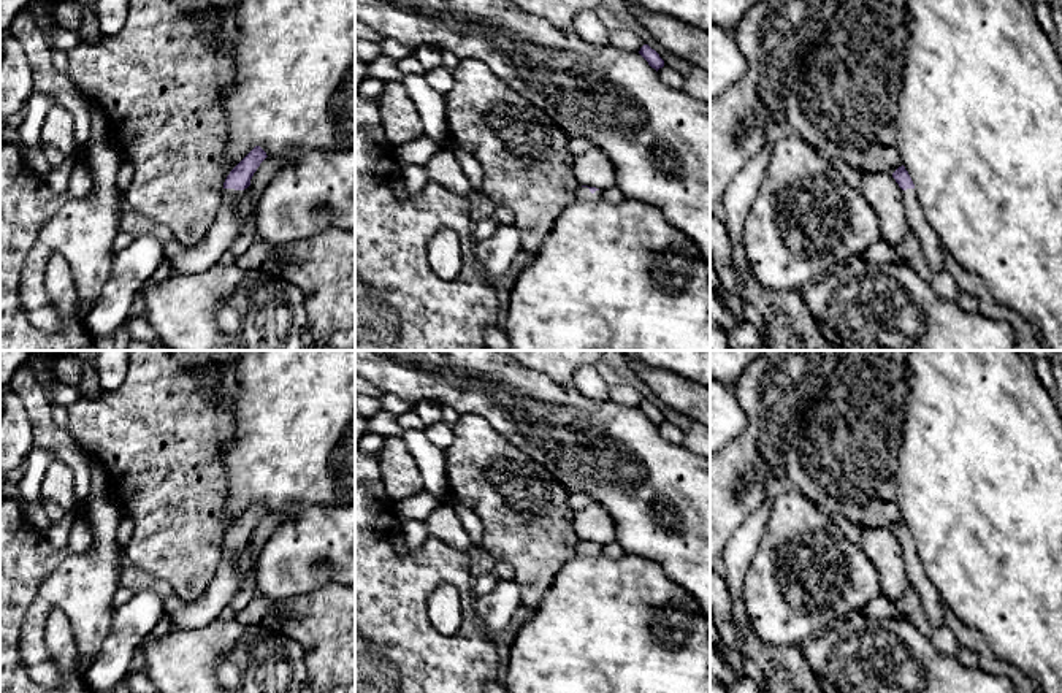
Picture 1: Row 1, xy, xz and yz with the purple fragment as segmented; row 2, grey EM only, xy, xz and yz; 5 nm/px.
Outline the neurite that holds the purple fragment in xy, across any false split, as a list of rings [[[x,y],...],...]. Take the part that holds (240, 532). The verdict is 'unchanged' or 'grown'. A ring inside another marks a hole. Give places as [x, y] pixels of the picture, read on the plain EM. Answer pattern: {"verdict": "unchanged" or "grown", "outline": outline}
{"verdict": "grown", "outline": [[[255,501],[227,531],[222,555],[236,558],[250,541],[254,528],[266,512],[266,507],[260,501]]]}

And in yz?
{"verdict": "grown", "outline": [[[903,520],[892,528],[892,533],[902,544],[908,582],[921,598],[923,611],[927,617],[927,622],[932,628],[938,628],[945,623],[942,609],[943,603],[923,568],[915,539]]]}

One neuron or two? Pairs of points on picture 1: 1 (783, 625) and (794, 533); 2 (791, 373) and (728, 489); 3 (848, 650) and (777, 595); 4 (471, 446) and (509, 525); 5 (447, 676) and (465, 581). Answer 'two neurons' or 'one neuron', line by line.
1: one neuron
2: one neuron
3: two neurons
4: one neuron
5: one neuron

